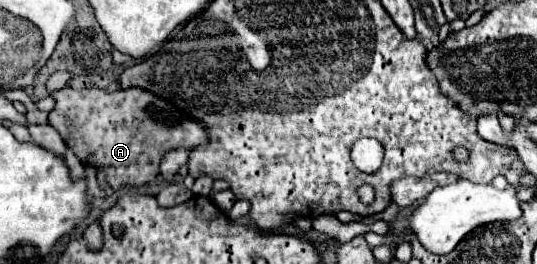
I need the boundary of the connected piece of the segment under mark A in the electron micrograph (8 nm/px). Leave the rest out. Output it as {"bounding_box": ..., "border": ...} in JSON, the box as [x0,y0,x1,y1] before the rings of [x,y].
{"bounding_box":[48,88,206,190],"border":[[[62,88],[50,94],[56,100],[54,110],[48,114],[48,124],[58,130],[62,140],[68,148],[78,156],[78,160],[84,166],[94,166],[98,170],[106,172],[106,182],[112,190],[120,190],[124,186],[128,188],[140,188],[148,182],[152,182],[158,174],[158,166],[162,156],[172,148],[196,148],[206,144],[206,130],[200,122],[194,122],[186,118],[182,112],[172,108],[166,100],[156,98],[148,94],[142,88],[128,88],[118,90],[114,94],[108,94],[100,88],[90,90],[74,90],[74,88]]]}

